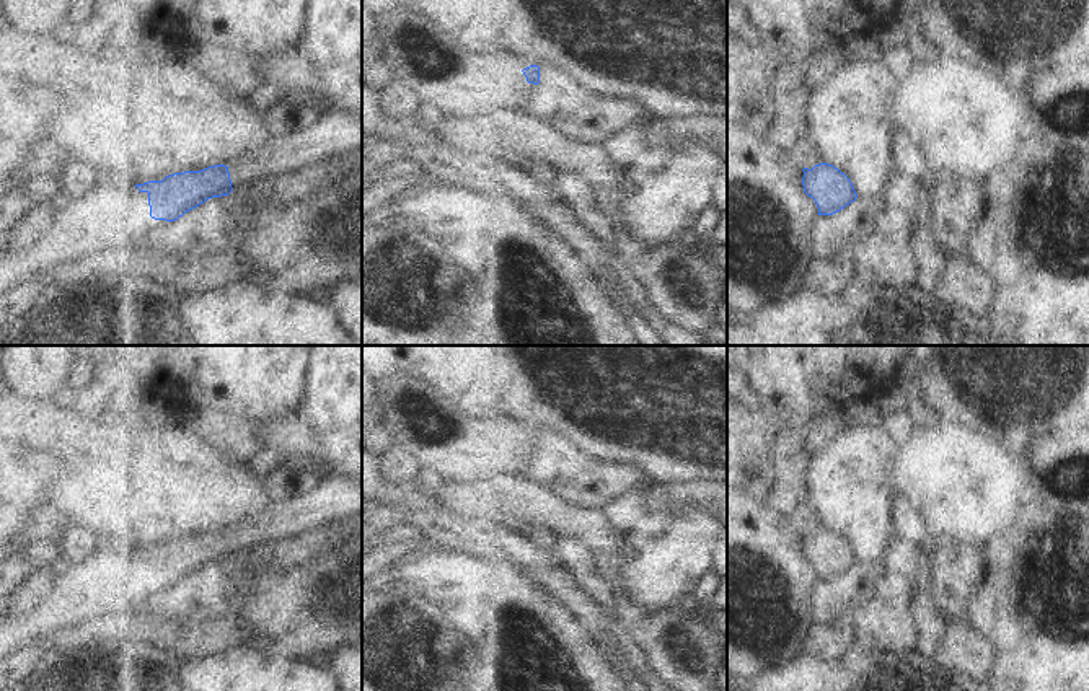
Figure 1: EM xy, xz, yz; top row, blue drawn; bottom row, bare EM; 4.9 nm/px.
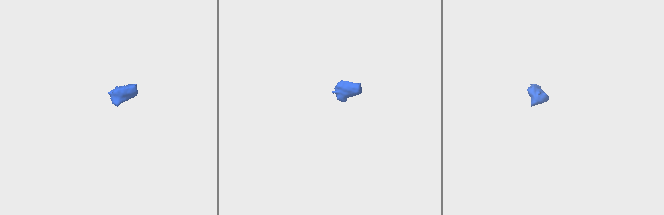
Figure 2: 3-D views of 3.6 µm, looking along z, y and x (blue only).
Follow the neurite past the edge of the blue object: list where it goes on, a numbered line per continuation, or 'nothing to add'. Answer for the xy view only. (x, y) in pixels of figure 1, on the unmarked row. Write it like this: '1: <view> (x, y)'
1: xy (331, 497)
2: xy (98, 584)

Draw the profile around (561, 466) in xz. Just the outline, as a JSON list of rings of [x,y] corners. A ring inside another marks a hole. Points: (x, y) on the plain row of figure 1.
[[[554,429],[540,430],[538,450],[515,437],[514,461],[525,478],[585,508],[605,508],[641,482],[654,482],[647,469],[592,456]]]

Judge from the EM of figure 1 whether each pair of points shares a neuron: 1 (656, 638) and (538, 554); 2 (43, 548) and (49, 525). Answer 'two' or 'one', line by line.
1: two
2: two

